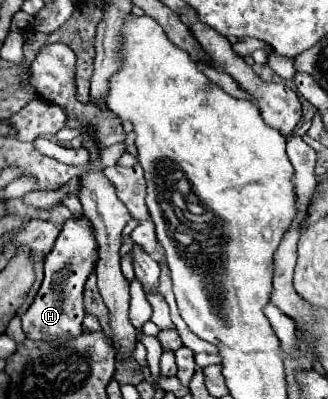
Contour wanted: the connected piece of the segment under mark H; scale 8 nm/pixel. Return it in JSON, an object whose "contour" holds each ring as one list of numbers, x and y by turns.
{"contour":[[69,218,63,224,61,234,55,240,55,246,51,254,47,254,43,264,43,284,29,306,29,310,21,316,23,332,31,340,43,340,43,342,63,342,63,338,77,338,83,328,83,286,93,272,97,262,97,246,93,236,93,226,87,222,87,218]]}

